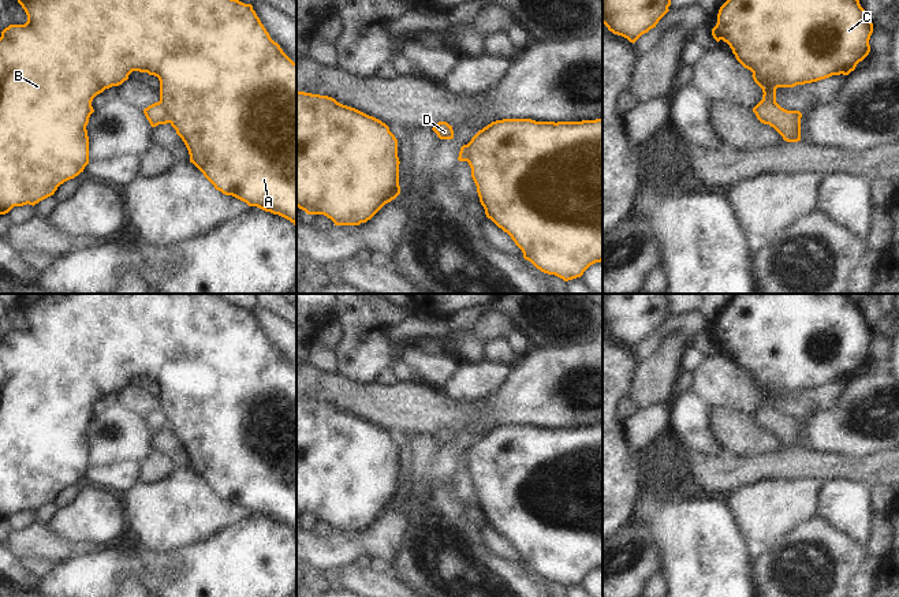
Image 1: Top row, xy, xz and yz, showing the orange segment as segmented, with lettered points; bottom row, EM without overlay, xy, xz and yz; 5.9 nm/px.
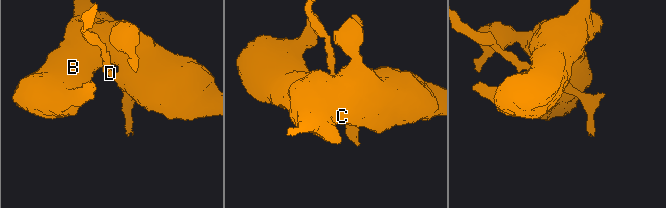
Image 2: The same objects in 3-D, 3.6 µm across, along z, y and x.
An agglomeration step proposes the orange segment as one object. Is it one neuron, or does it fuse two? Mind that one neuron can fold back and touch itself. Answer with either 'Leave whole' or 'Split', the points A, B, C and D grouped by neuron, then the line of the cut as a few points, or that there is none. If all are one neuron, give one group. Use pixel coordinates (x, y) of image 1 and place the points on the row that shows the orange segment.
Split. Groups: A B C / D. Split along xy (159, 101), (166, 109), (170, 122)

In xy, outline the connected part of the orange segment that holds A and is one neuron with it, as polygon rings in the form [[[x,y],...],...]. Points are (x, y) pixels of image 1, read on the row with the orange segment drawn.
[[[18,0],[27,15],[25,25],[10,25],[0,37],[0,214],[14,206],[36,205],[55,194],[64,182],[74,179],[89,164],[86,126],[93,98],[105,89],[119,86],[133,71],[148,72],[160,81],[160,102],[171,126],[184,142],[193,163],[216,190],[249,206],[279,214],[296,227],[296,63],[275,42],[251,4],[239,0]]]

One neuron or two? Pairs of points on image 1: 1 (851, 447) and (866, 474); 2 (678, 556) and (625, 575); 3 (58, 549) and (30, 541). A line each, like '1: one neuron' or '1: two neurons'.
1: two neurons
2: two neurons
3: one neuron

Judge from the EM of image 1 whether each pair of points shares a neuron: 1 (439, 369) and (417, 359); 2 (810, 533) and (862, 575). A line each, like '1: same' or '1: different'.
1: same
2: different

